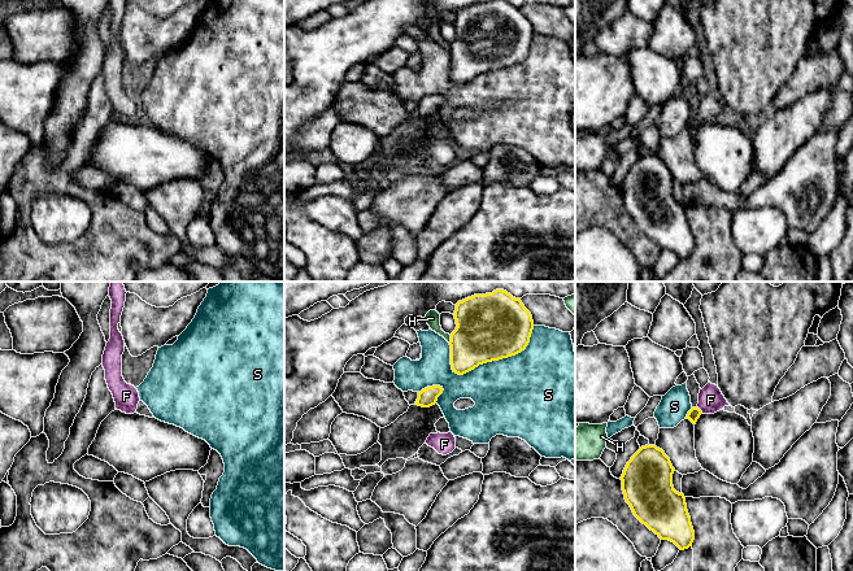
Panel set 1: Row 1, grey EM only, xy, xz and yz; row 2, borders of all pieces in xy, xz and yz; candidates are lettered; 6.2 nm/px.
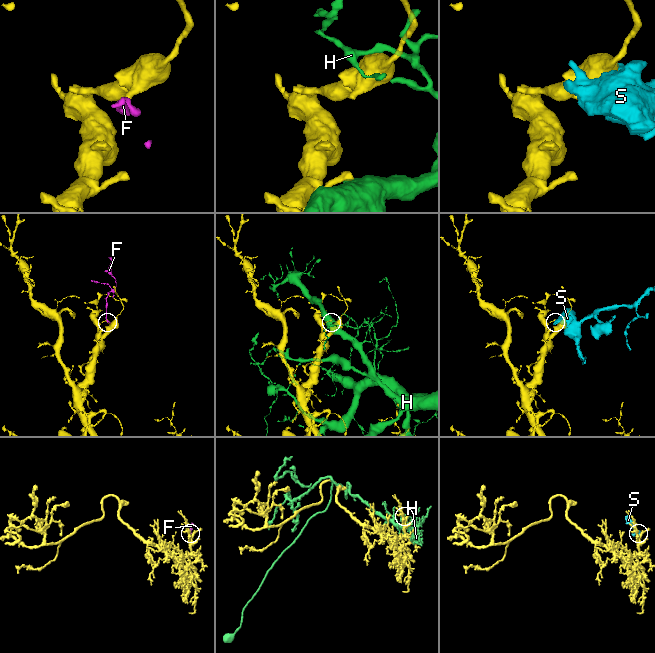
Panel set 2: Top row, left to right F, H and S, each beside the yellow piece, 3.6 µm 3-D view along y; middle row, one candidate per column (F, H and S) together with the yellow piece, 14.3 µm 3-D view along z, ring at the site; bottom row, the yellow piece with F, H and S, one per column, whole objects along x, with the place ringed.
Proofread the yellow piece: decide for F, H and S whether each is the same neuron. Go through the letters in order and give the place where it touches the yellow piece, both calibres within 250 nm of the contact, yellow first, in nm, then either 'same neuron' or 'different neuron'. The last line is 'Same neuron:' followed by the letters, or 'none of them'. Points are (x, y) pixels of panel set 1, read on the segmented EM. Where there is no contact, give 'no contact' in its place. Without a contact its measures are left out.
F: yz (700, 410) | 80/160 nm | same neuron
H: xz (451, 339) | 400/90 nm | different neuron
S: xz (499, 358) | 420/480 nm | different neuron
Same neuron: F

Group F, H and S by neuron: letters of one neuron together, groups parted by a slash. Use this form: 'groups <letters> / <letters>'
groups F / H / S

